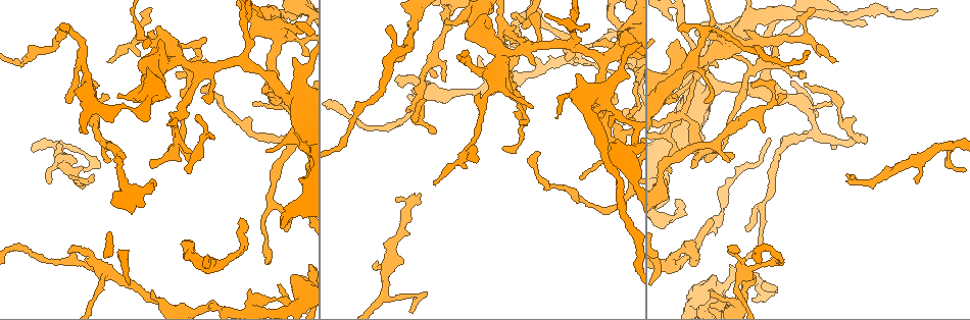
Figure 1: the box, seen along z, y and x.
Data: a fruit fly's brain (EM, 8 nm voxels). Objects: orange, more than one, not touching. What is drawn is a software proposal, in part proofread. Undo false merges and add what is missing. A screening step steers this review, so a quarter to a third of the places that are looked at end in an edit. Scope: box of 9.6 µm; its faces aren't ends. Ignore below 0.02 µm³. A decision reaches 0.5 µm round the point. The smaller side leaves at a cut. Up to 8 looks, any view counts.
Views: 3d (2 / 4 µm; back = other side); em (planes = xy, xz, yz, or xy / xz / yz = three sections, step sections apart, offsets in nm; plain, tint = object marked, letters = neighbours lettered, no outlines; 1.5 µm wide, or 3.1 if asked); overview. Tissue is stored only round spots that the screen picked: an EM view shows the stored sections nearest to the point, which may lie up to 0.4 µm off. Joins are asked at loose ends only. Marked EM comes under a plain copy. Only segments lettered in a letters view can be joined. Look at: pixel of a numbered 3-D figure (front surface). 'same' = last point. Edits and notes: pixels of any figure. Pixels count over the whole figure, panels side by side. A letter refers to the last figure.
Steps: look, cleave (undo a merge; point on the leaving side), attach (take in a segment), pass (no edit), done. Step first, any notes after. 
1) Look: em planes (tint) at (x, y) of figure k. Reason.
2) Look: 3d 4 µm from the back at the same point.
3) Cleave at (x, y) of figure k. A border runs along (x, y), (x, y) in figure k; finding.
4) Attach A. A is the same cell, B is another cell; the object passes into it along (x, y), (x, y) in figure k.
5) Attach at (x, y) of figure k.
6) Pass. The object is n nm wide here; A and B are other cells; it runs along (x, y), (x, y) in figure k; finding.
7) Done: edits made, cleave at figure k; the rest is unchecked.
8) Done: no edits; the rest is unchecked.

Look: em yz step 4 (tint) at (674, 93) of figure 1. Free end.

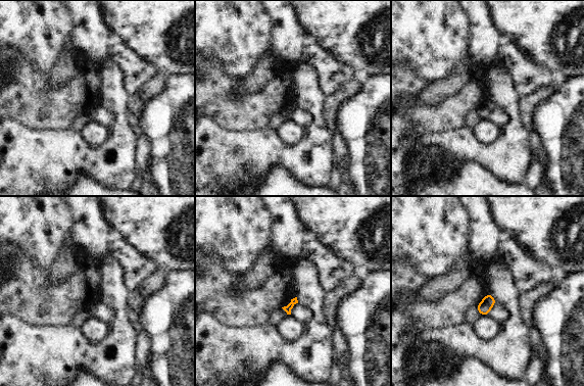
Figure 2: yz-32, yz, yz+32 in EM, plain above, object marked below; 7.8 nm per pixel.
Look: em planes (letters) at the same point.

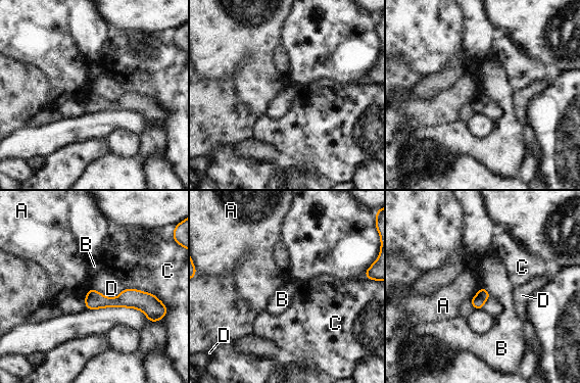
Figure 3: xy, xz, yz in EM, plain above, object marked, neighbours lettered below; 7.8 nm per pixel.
Pass. The longest contact is with C, 300 nm; A, B, C and D are other cells; a border runs along (483, 287), (471, 299) in figure 3; none of them fits.

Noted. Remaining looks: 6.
Look: 3d 4 µm at (800, 70) of figure 1. Tapers out.

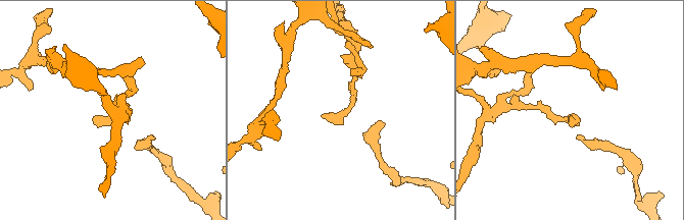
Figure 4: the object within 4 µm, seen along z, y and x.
Look: em planes (letters) at (572, 116) of figure 4.

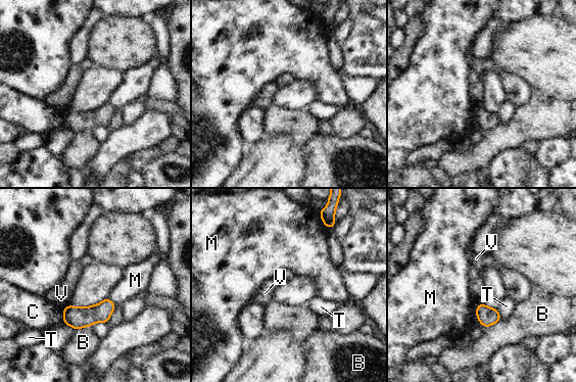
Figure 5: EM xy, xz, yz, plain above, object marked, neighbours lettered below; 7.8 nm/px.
Pass. The longest contact is with B, 150 nm; B, C, M, T and V are other cells; a border runs along (477, 305), (476, 318) in figure 5; none of them fits.

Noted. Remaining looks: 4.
Look: 3d 2 µm at (434, 132) of figure 1. Thin end.

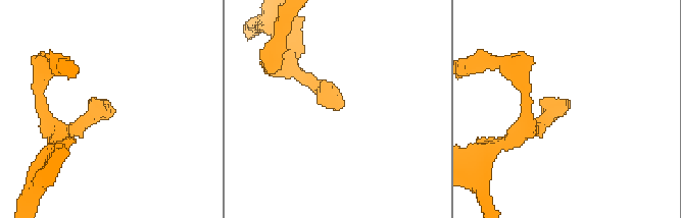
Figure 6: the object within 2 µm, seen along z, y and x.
Look: em planes (letters) at (340, 108) of figure 6.

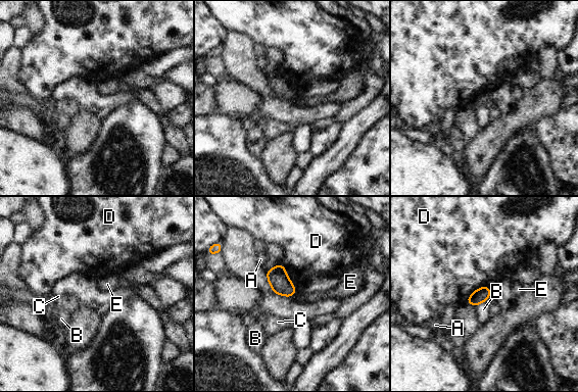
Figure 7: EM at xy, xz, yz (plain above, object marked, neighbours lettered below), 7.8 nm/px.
Pass. A, B, C, D and E are other cells; a border runs along (279, 263), (266, 271) in figure 7; no lettered segment goes on from it.

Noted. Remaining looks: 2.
Done: no edits; the rest is unchecked.

